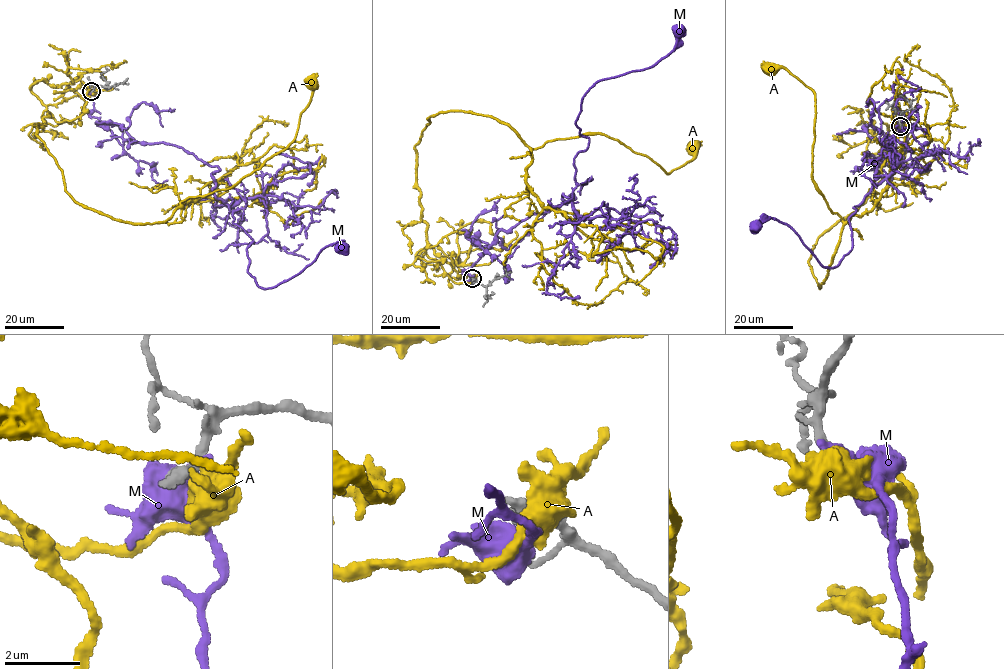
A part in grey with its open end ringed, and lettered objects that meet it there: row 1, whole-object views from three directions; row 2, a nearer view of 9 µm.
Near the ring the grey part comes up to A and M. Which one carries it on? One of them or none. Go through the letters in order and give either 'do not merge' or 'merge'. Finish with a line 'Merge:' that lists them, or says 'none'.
A: do not merge
M: do not merge
Merge: none

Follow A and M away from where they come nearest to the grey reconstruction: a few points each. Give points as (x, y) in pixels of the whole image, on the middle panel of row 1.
A: (473, 278), (424, 250), (427, 117), (492, 115), (532, 149), (604, 134), (666, 174), (694, 146)
M: (473, 280), (499, 231), (575, 198), (589, 88), (678, 32)

